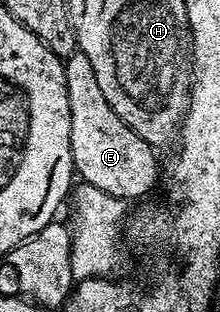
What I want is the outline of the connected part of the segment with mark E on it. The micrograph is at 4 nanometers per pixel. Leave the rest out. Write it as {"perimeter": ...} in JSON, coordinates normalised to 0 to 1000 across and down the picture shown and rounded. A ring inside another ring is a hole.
{"perimeter":[[[368,167],[291,186],[295,314],[323,343],[323,510],[345,564],[414,599],[450,599],[509,631],[600,647],[600,631],[659,631],[723,587],[723,516],[695,468],[636,442],[505,349],[450,282],[450,253],[414,218],[414,189]]]}

